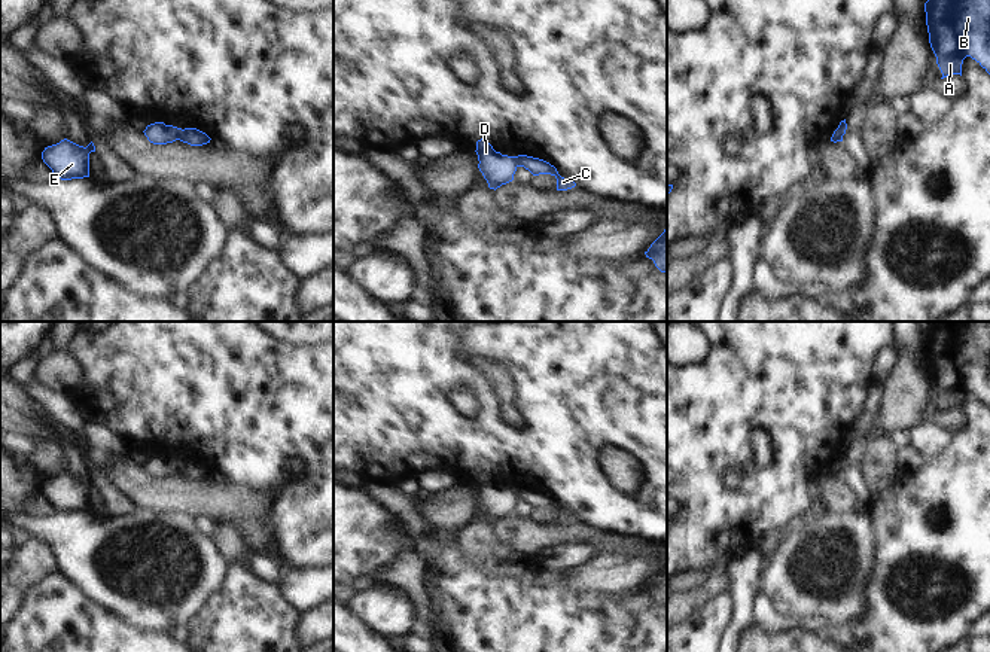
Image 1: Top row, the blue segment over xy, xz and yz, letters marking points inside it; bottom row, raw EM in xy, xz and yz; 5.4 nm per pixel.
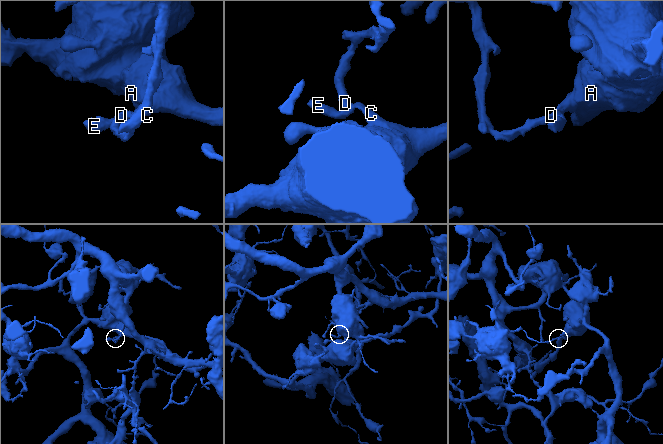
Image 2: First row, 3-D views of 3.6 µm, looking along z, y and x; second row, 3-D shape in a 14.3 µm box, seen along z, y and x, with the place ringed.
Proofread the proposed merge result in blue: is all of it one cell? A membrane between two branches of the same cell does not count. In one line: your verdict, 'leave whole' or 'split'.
split

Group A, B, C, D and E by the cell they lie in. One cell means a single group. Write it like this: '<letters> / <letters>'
A B C / D E

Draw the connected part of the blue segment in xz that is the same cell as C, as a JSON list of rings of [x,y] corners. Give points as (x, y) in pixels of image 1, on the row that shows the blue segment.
[[[518,155],[517,165],[524,167],[533,176],[539,176],[539,174],[554,176],[557,179],[557,191],[567,191],[576,186],[573,180],[569,182],[564,177],[561,177],[557,168],[543,159],[527,156],[527,155]]]

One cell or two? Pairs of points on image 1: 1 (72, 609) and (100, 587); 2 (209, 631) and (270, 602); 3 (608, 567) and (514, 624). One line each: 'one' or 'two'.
1: two
2: one
3: two

